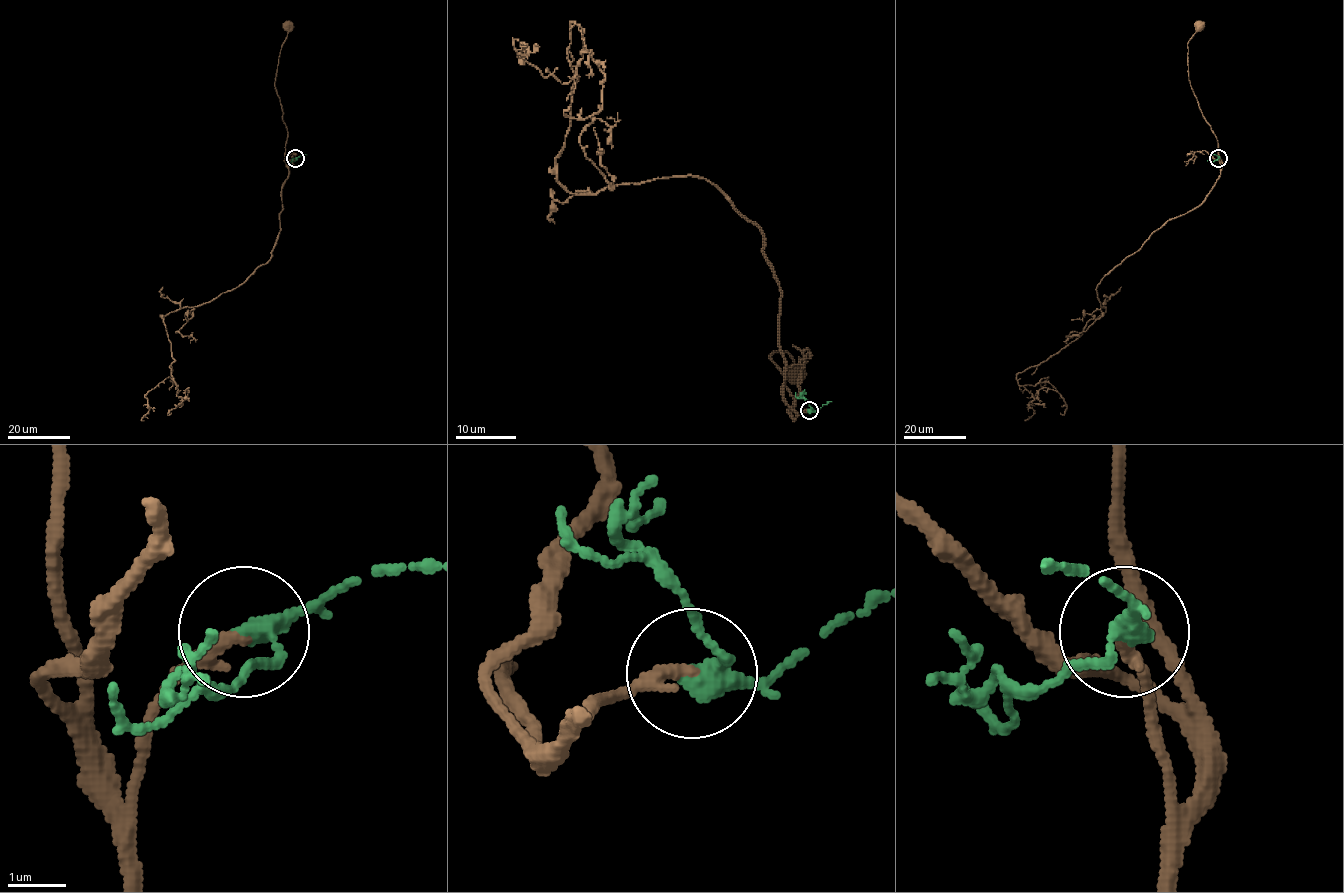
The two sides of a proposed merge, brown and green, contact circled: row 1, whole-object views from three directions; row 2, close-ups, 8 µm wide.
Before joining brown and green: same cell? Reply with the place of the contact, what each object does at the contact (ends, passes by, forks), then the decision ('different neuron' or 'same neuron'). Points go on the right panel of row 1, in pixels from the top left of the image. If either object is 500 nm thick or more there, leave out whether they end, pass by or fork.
(1218, 158) | brown ends | green passes by | same neuron

